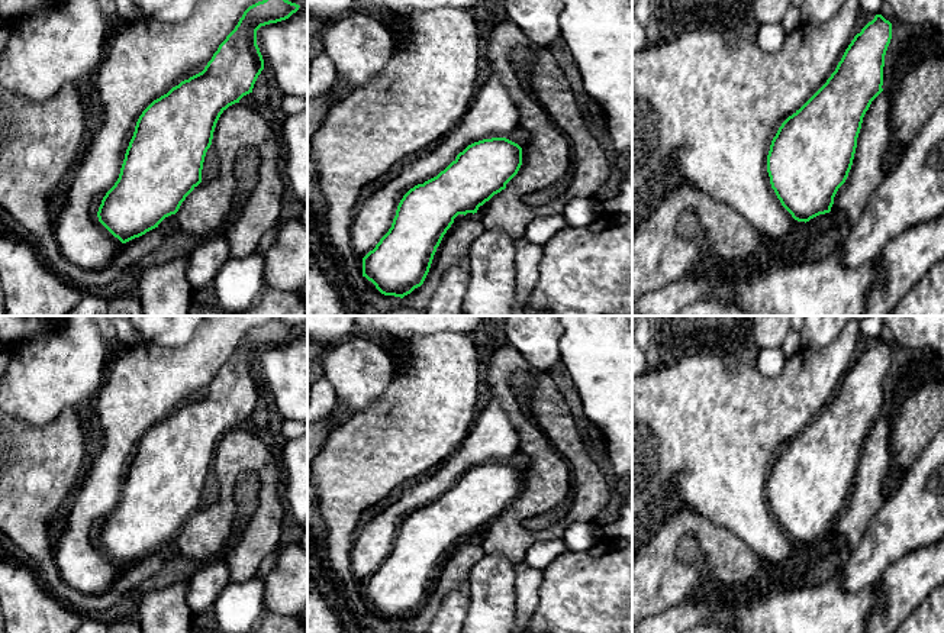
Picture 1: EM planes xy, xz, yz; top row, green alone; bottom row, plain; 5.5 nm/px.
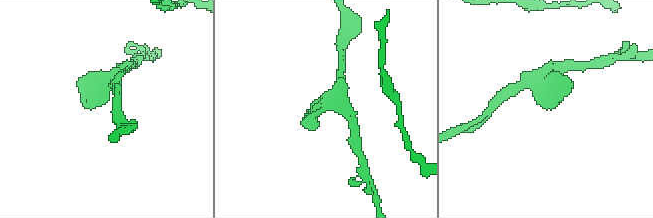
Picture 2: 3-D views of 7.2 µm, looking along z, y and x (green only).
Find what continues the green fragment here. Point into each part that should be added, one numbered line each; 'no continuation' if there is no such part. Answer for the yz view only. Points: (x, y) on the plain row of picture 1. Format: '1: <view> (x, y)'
no continuation

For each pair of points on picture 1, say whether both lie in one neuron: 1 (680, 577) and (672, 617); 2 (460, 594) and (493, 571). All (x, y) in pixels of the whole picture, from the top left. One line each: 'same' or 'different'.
1: different
2: different

